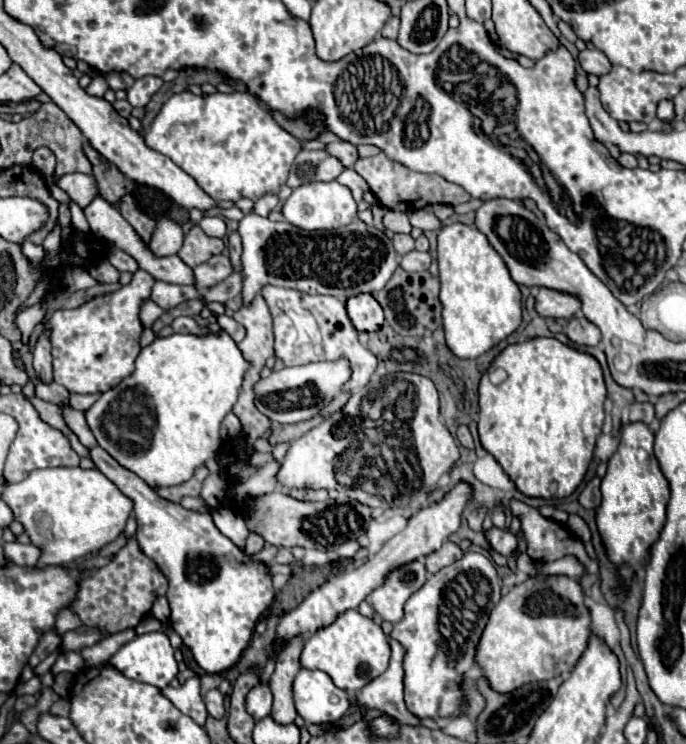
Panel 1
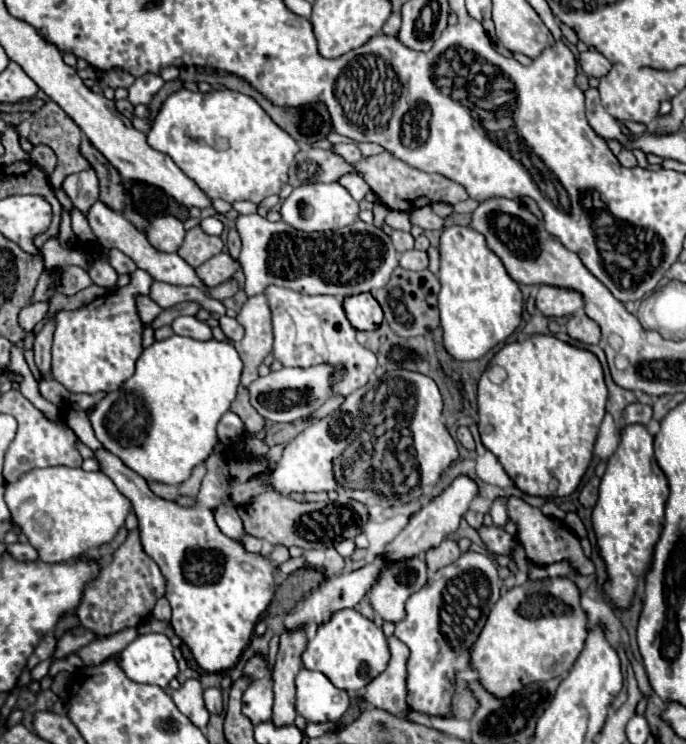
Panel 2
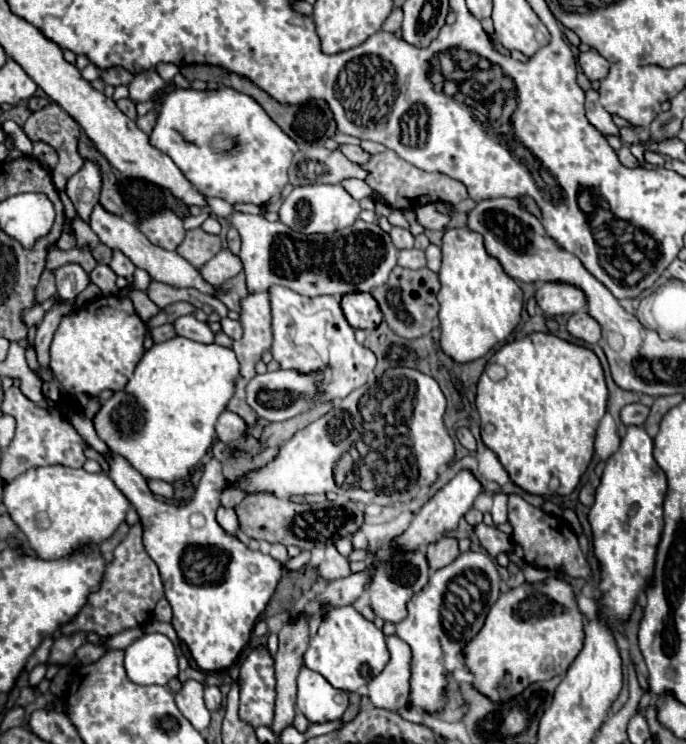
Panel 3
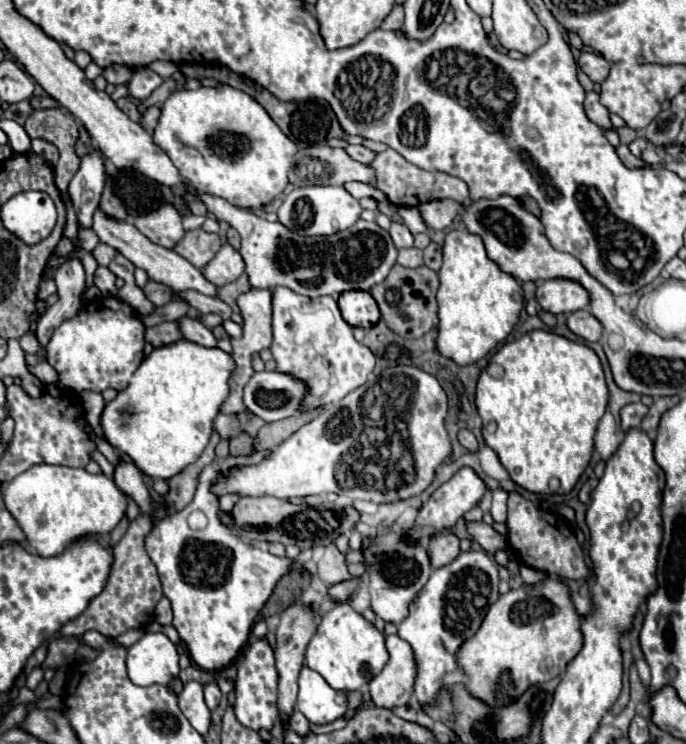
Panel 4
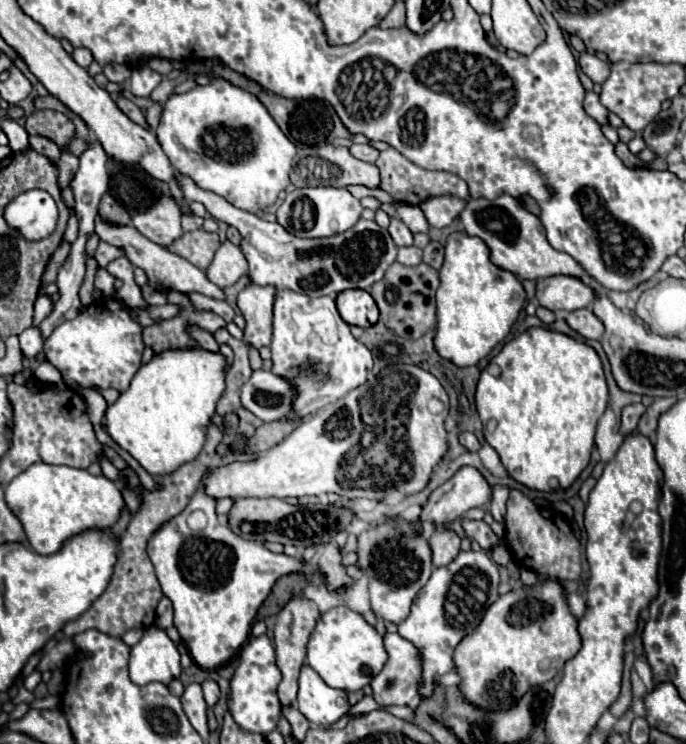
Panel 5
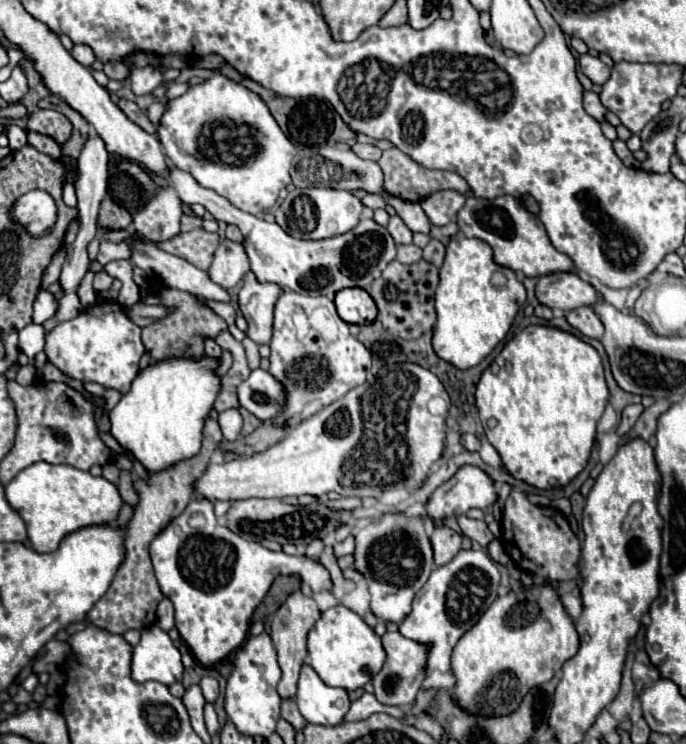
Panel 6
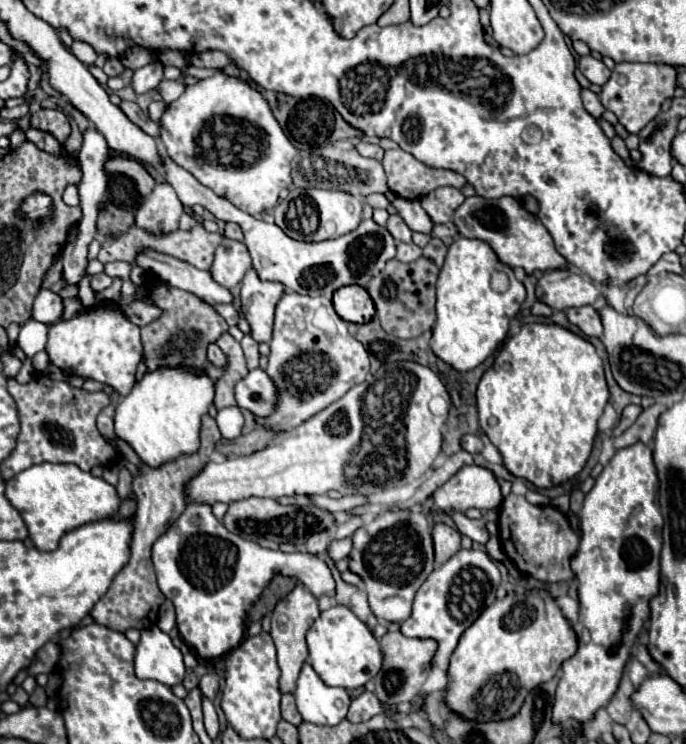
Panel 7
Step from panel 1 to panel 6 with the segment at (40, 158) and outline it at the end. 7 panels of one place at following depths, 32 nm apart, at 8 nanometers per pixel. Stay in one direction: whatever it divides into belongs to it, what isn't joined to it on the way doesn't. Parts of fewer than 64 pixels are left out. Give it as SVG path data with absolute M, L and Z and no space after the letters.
M28 132L28 144L32 144L36 150L40 150L44 154L50 154L54 160L58 160L62 156L60 146L50 136L36 134L36 132Z

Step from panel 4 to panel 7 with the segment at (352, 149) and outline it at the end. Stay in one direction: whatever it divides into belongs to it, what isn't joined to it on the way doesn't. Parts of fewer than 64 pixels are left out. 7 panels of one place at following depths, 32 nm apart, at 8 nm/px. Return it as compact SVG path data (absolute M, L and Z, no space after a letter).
M360 142L360 144L356 144L356 150L358 150L360 156L364 156L364 158L382 160L382 156L384 156L384 150L382 150L378 144L364 144L364 142Z

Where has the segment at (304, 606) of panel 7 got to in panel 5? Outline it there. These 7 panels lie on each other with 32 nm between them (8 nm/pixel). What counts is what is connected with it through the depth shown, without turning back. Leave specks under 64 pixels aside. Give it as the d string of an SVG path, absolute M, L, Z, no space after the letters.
M302 596L292 598L278 614L278 622L276 622L276 628L274 628L274 648L276 648L276 666L282 672L282 680L278 684L278 698L280 698L282 708L296 702L298 674L300 674L300 668L304 664L306 646L308 646L308 640L310 640L310 636L314 632L318 616L320 616L318 606L314 602L310 602L310 600L304 600Z

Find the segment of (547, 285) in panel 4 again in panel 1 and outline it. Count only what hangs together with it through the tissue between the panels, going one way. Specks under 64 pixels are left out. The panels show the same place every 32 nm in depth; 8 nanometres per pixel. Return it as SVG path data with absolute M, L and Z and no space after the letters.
M540 288L536 296L536 312L542 318L572 318L580 310L580 302L576 296L562 294L556 290Z

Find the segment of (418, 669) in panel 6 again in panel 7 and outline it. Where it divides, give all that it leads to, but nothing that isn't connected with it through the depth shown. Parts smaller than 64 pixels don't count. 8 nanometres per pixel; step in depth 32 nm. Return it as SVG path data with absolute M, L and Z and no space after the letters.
M386 632L380 640L382 654L384 654L384 664L382 670L374 678L376 686L376 696L382 704L402 704L402 702L412 702L412 698L420 692L424 680L428 678L430 672L430 660L436 650L434 640L418 640L418 638L406 638L400 632Z

